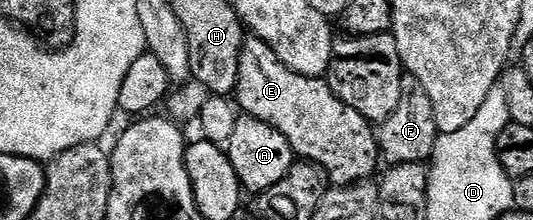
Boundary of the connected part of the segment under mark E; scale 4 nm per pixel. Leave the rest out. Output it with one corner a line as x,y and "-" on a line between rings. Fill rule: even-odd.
249,37
241,49
235,99
244,114
279,129
291,141
294,156
320,168
330,184
350,187
372,180
376,176
377,159
379,163
374,124
344,104
324,78
317,78
321,77
295,73
277,59
264,38

